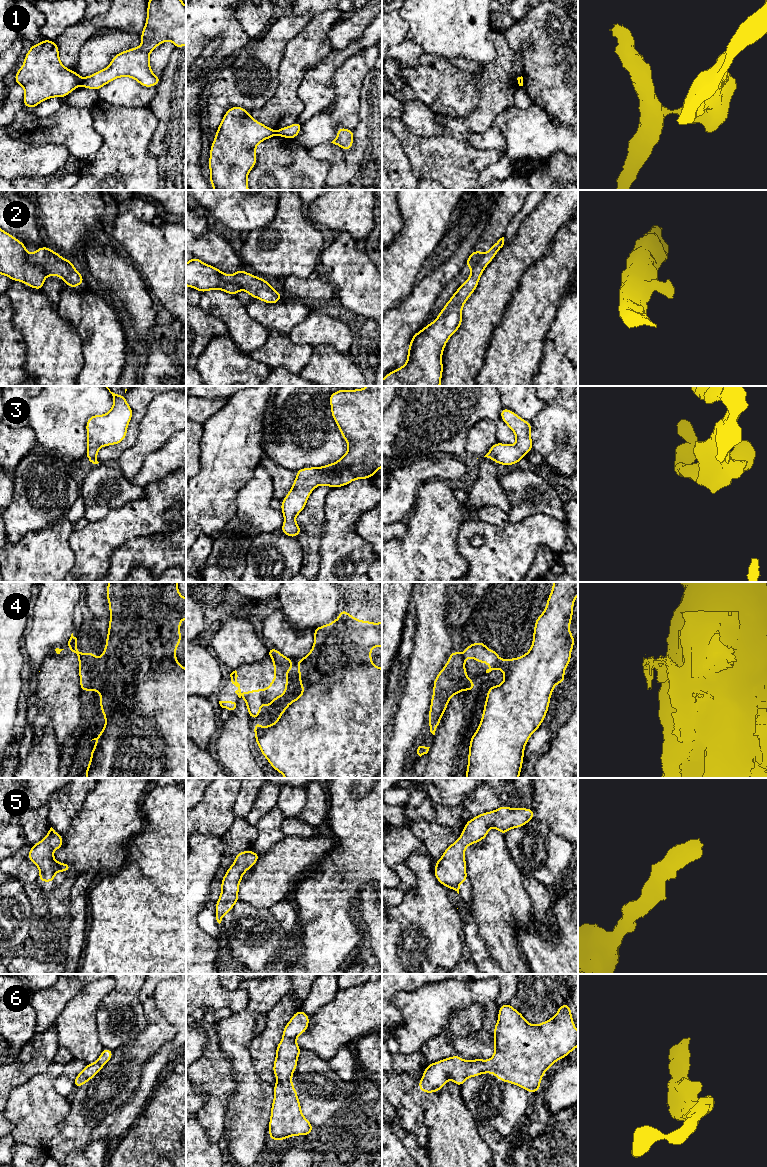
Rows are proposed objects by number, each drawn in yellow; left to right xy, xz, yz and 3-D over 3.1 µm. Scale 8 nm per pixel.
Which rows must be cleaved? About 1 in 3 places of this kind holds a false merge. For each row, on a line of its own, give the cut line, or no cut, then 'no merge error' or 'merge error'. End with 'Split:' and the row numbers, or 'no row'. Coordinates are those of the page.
1: cut in xy along (80, 78), (81, 83); merge error
2: cut in xy along (25, 253), (26, 259), (29, 262), (38, 264), (46, 274); merge error
3: no cut; no merge error
4: cut in xz along (274, 661), (285, 672); merge error
5: no cut; no merge error
6: no cut; no merge error
Split: 1, 2, 4

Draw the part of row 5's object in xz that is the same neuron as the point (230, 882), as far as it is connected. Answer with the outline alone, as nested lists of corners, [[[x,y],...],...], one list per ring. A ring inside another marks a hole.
[[[252,850],[242,851],[236,854],[235,862],[228,868],[221,882],[221,894],[216,902],[216,920],[220,924],[223,917],[231,912],[235,903],[239,900],[239,884],[244,873],[253,867],[260,855]]]

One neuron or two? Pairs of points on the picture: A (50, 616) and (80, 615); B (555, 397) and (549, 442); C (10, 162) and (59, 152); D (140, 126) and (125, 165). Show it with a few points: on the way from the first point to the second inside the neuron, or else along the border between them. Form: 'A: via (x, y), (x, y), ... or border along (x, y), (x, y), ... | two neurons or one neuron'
A: border along (79, 599), (74, 610), (73, 630), (71, 632) | two neurons
B: via (555, 408), (555, 431) | one neuron
C: via (22, 160), (47, 159) | one neuron
D: via (130, 136), (130, 150), (125, 155) | one neuron

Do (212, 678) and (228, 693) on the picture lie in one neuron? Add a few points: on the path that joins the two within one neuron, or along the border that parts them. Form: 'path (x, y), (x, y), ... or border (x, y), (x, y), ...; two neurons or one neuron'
border (223, 683), (217, 692); two neurons

